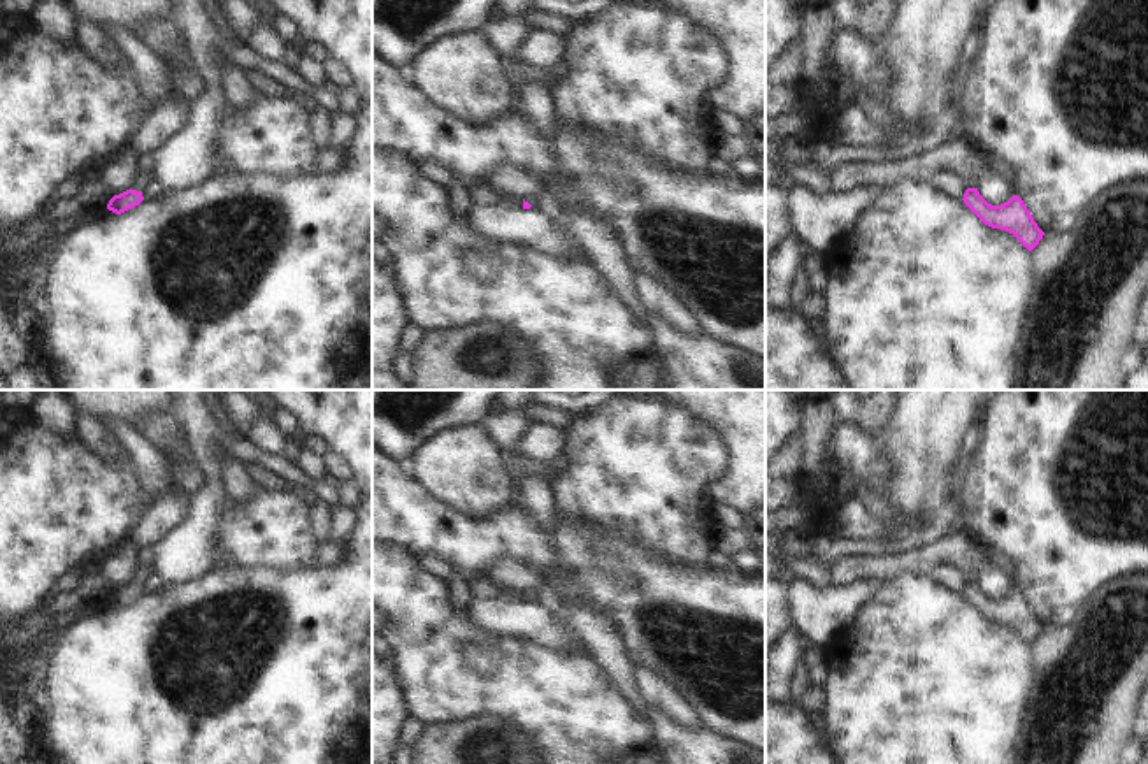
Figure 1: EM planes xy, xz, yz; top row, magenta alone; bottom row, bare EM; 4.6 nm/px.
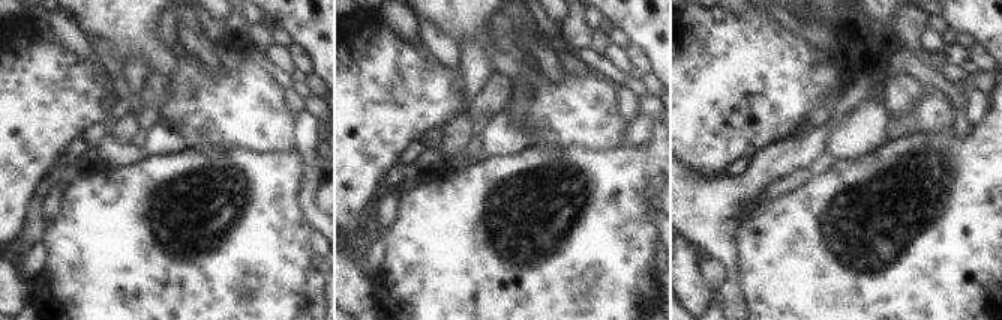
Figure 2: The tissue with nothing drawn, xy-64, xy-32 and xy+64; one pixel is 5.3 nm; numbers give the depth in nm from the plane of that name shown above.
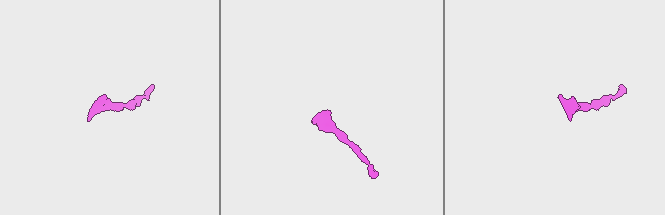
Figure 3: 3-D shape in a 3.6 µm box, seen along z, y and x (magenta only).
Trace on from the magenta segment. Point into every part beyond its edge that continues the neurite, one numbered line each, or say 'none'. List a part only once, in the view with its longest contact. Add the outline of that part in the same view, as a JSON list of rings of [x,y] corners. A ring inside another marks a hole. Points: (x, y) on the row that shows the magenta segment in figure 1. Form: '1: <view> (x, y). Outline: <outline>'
1: xy (141, 180). Outline: [[[140,172],[133,177],[132,190],[142,191],[147,183],[153,179],[149,172]]]

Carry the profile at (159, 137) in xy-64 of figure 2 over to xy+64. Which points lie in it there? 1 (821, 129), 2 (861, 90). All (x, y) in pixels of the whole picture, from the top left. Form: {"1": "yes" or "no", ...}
{"1": "no", "2": "no"}

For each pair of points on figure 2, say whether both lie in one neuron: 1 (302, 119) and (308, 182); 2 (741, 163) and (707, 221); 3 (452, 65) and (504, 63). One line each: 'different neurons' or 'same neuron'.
1: same neuron
2: different neurons
3: different neurons

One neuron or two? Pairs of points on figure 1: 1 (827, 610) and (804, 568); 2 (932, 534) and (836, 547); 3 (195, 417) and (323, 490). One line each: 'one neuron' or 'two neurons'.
1: two neurons
2: one neuron
3: two neurons

